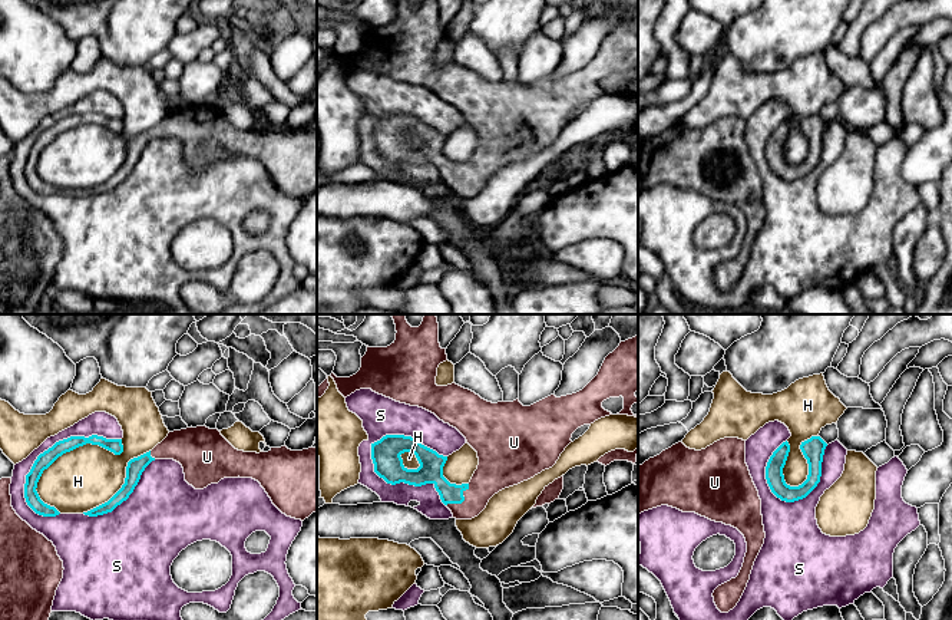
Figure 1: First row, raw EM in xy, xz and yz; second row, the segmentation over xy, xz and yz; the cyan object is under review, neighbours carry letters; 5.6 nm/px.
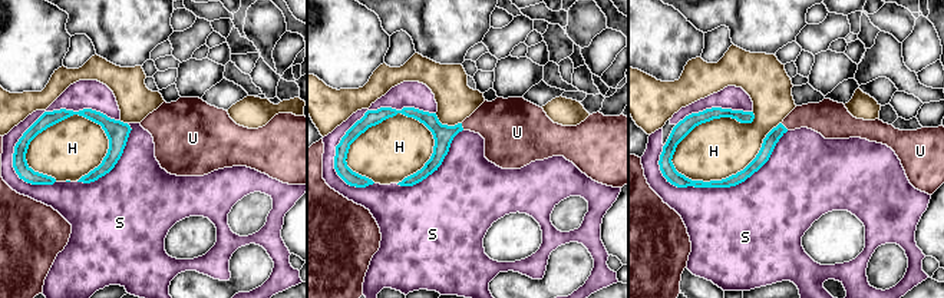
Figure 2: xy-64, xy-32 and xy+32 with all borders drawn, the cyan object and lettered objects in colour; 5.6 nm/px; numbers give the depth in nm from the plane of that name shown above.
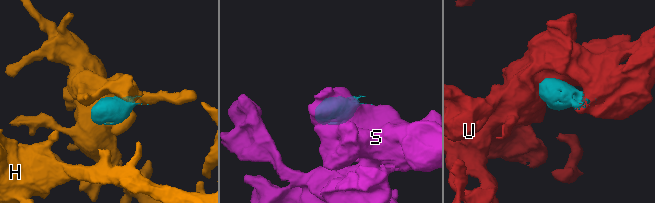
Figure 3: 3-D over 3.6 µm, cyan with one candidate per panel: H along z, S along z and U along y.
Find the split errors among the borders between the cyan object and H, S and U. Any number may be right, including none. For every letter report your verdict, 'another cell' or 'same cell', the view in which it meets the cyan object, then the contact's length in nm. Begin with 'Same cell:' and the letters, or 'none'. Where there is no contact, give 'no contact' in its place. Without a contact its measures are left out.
Same cell: U
H: another cell; contact in xy; length 600 nm
S: another cell; contact in xz; length 550 nm
U: same cell; contact in xz; length 180 nm

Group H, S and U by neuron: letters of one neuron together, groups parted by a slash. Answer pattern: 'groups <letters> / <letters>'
groups H / S / U

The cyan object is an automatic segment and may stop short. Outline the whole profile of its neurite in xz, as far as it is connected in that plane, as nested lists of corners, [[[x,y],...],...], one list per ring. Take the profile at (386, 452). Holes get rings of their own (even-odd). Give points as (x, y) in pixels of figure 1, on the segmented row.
[[[404,314],[390,316],[396,324],[396,340],[387,347],[367,346],[356,375],[330,376],[344,398],[371,389],[434,413],[466,438],[477,452],[479,465],[470,482],[462,485],[443,476],[447,456],[416,438],[386,435],[371,443],[374,472],[380,478],[391,485],[433,484],[456,520],[477,517],[499,491],[552,468],[578,428],[612,415],[602,408],[604,400],[622,396],[624,409],[617,415],[638,418],[631,410],[638,402],[638,334],[621,342],[582,390],[561,398],[551,395],[523,406],[519,399],[487,402],[456,383],[437,386],[437,367],[447,354],[439,343],[436,314],[424,314],[419,327],[411,327]],[[404,452],[416,455],[417,469],[403,465],[400,455]]]

